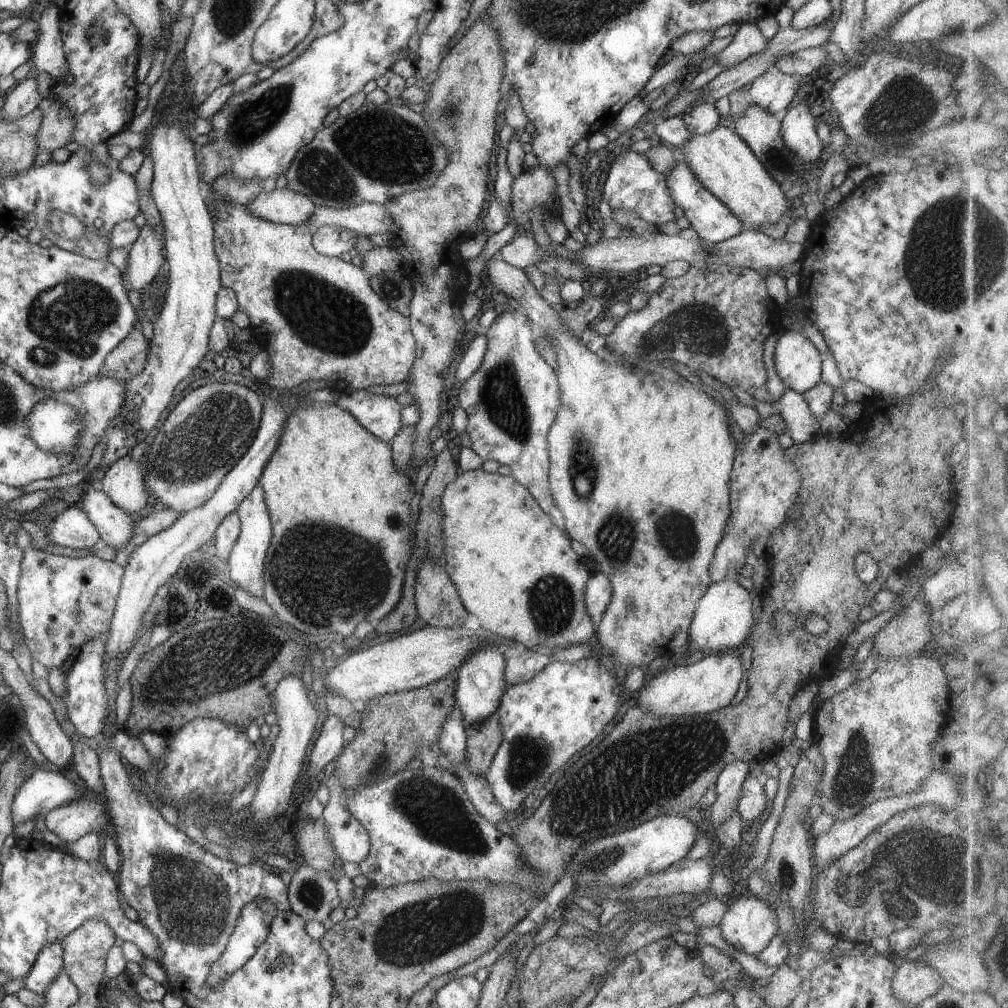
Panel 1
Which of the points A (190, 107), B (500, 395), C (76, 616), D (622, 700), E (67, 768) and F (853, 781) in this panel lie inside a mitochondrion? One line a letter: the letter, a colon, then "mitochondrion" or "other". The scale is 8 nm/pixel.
A: other
B: mitochondrion
C: mitochondrion
D: other
E: other
F: mitochondrion

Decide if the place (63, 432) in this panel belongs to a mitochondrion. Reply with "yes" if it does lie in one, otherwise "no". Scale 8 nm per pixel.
no

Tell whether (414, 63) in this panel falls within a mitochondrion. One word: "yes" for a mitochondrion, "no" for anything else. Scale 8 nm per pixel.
no

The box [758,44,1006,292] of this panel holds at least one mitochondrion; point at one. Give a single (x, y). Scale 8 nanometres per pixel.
(902, 104)

